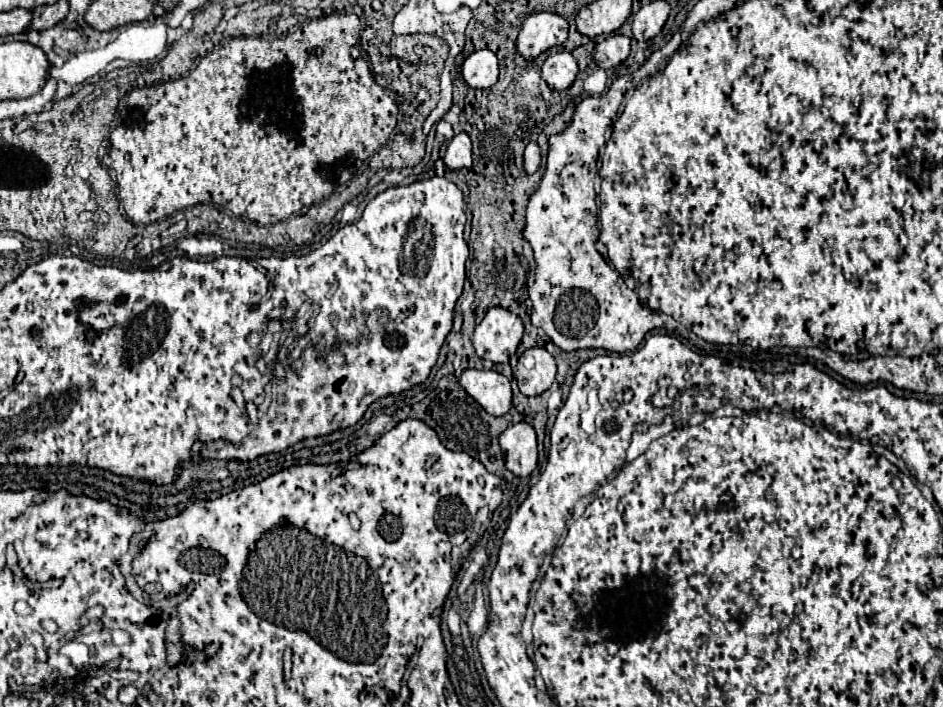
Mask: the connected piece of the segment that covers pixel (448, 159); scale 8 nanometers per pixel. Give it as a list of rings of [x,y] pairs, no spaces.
[[[459,132],[447,146],[445,158],[443,162],[447,164],[447,168],[451,170],[461,170],[461,168],[471,168],[473,164],[473,156],[471,156],[471,138],[467,136],[467,132]]]

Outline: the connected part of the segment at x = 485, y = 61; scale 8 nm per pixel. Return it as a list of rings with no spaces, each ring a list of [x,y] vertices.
[[[477,50],[465,58],[461,74],[471,88],[491,88],[497,82],[497,56],[491,50]]]

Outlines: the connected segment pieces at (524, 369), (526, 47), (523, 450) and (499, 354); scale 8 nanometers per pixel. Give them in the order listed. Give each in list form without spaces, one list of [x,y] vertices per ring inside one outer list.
[[[529,348],[519,356],[515,380],[525,396],[539,396],[555,382],[557,366],[545,348]]]
[[[553,12],[531,14],[519,32],[517,50],[523,58],[537,58],[541,52],[559,46],[567,40],[569,24],[563,16]]]
[[[527,422],[511,424],[501,436],[499,446],[505,456],[505,466],[519,478],[529,476],[537,466],[537,436]]]
[[[491,308],[473,332],[473,346],[481,360],[507,364],[523,338],[523,322],[505,308]]]

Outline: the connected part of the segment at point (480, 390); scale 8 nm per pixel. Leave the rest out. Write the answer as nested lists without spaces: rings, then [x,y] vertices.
[[[465,370],[459,376],[459,382],[467,390],[467,394],[471,398],[475,398],[475,402],[485,412],[489,412],[493,416],[505,416],[511,410],[511,382],[503,374],[497,374],[493,370],[489,370],[489,372],[487,370]]]

